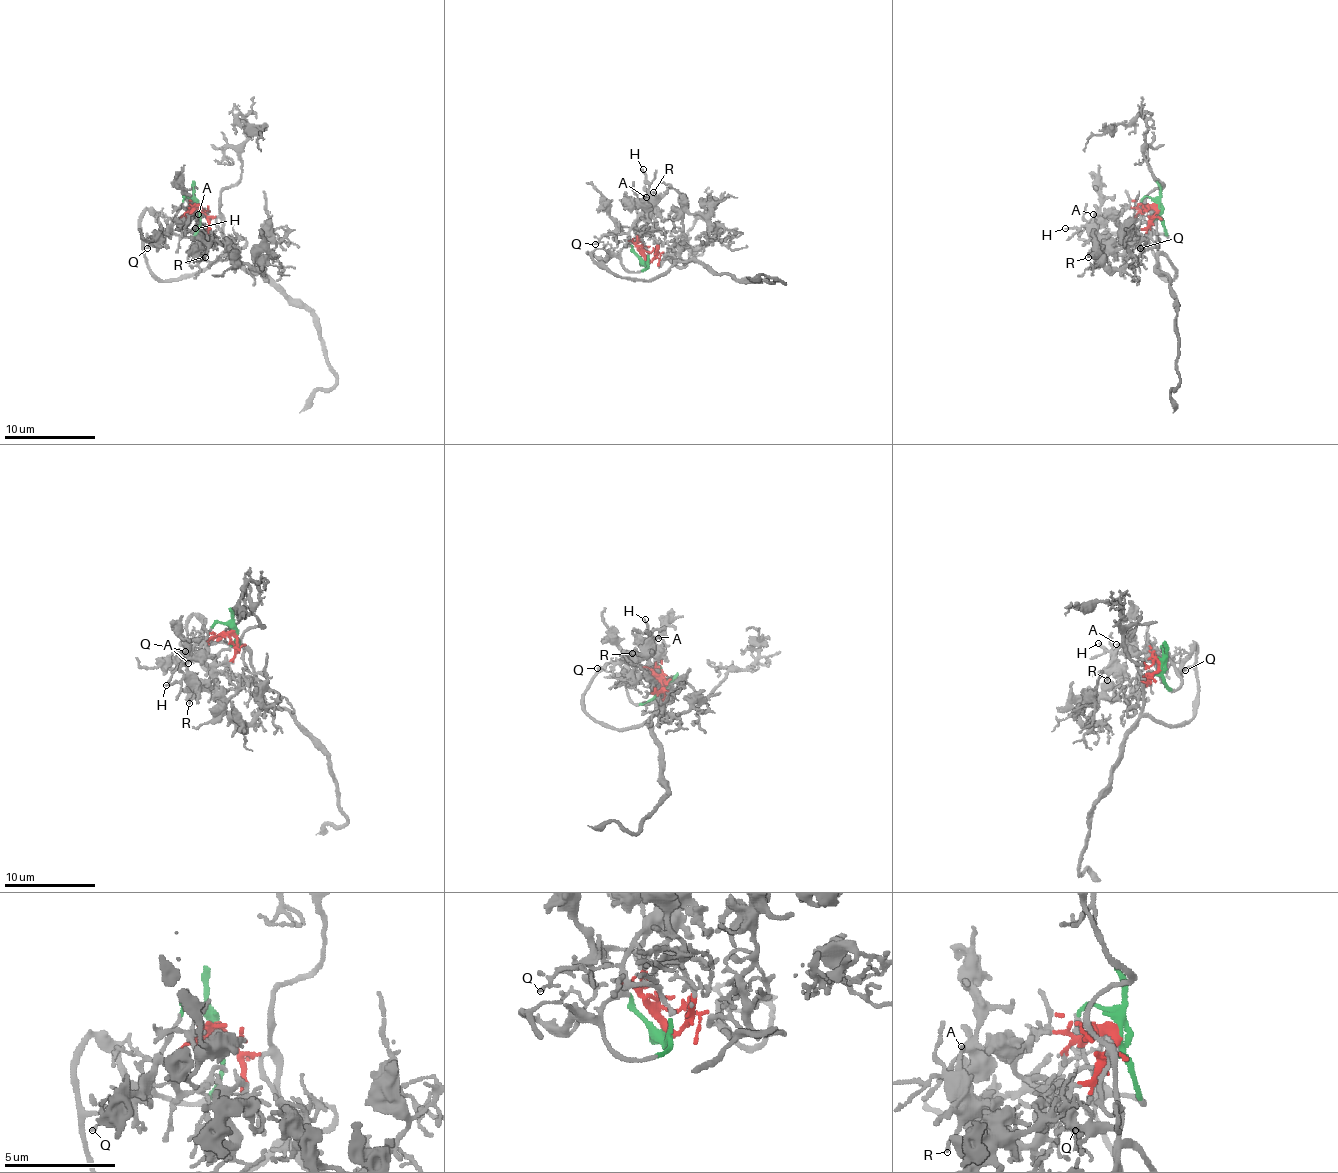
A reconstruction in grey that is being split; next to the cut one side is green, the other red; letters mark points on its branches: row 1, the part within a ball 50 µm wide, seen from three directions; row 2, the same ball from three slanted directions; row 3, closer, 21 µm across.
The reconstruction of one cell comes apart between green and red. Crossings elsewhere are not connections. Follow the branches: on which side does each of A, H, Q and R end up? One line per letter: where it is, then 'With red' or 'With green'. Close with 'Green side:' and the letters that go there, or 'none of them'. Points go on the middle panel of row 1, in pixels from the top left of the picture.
A: Place: (646, 197). With red
H: Place: (643, 169). With red
Q: Place: (595, 244). With red
R: Place: (653, 192). With red
Green side: none of them

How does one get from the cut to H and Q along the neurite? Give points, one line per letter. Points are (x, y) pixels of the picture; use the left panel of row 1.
H: (199, 207), (208, 221), (208, 228), (201, 235), (203, 253), (199, 248), (201, 226), (194, 228)
Q: (199, 207), (190, 207), (181, 216), (169, 219), (160, 239), (153, 239), (146, 248)

